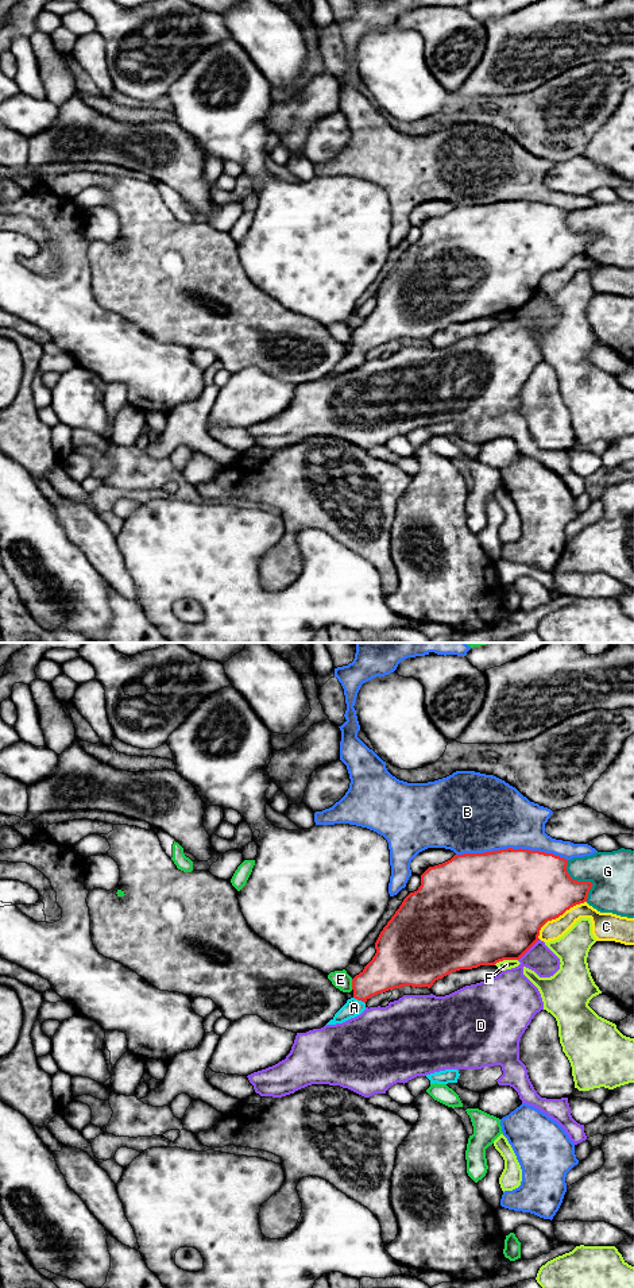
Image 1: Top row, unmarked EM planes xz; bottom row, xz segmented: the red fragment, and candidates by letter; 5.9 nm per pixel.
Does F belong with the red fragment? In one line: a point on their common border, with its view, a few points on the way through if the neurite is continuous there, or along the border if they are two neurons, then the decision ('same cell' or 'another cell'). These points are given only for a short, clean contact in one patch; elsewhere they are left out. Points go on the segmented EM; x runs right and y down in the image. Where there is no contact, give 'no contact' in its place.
meets red in xz at (505, 959); another cell

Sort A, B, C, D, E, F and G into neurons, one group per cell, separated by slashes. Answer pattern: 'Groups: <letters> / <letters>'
Groups: A / B / C / D / E / F / G

